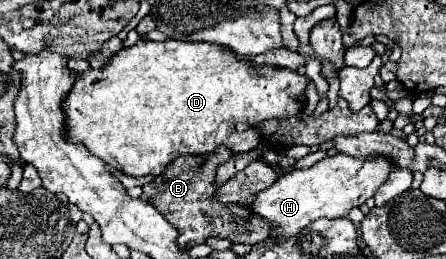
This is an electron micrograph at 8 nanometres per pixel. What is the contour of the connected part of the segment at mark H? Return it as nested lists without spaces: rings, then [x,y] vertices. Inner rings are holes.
[[[338,153],[334,157],[324,157],[310,169],[292,169],[280,175],[272,187],[260,191],[254,197],[248,209],[270,223],[270,237],[292,237],[316,219],[346,217],[352,207],[360,207],[376,193],[376,189],[386,181],[392,169],[394,165],[390,165],[390,161],[386,161],[384,157],[358,161],[354,157]]]

